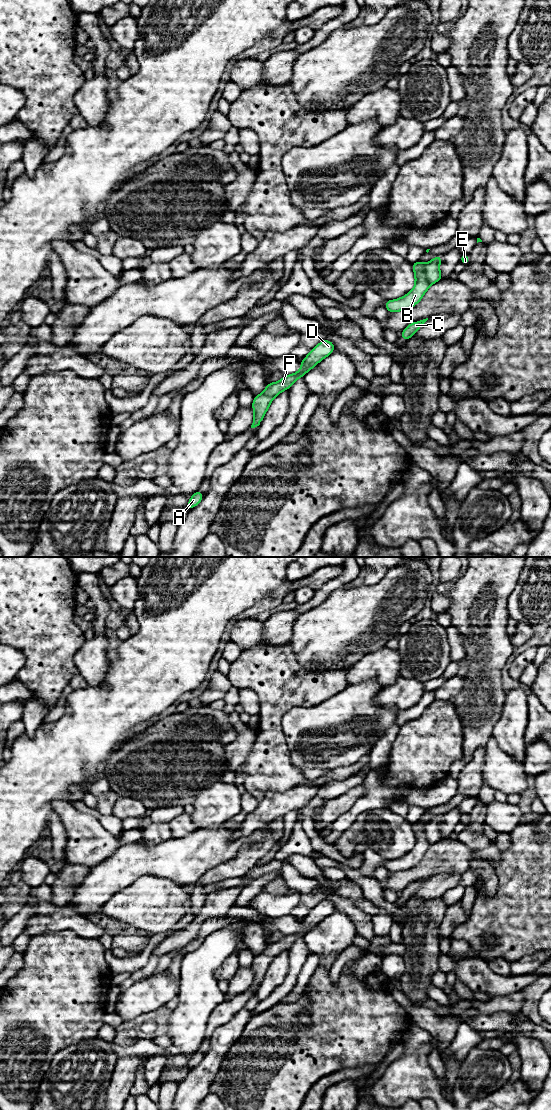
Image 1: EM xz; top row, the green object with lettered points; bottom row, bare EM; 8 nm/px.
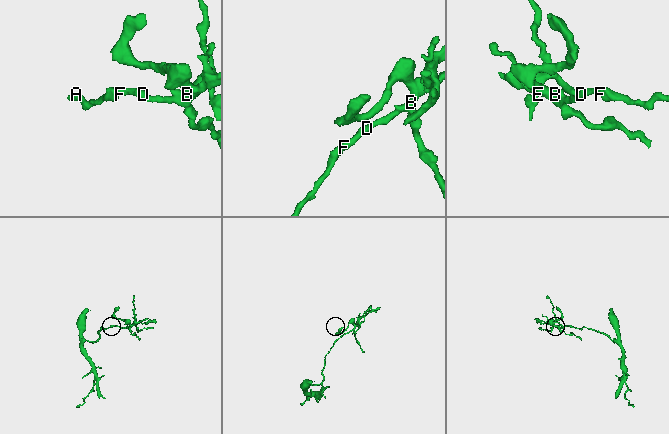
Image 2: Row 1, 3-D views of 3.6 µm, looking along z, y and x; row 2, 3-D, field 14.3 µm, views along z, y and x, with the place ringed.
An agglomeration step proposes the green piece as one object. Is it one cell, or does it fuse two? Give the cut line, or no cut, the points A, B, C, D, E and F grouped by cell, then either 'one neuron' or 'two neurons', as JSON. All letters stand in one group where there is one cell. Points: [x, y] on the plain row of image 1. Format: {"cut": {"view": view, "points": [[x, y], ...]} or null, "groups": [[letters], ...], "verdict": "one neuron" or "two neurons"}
{"cut": {"view": "xz", "points": [[425, 825], [425, 836], [430, 844]]}, "groups": [["A", "C", "D", "E", "F"], ["B"]], "verdict": "two neurons"}

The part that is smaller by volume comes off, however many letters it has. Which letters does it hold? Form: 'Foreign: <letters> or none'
Foreign: B

